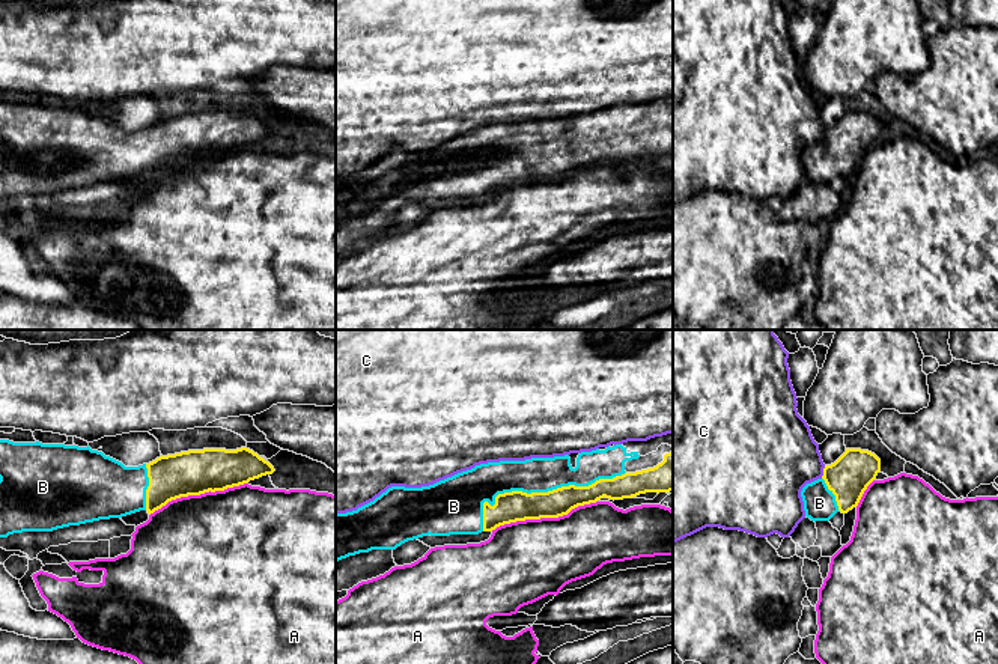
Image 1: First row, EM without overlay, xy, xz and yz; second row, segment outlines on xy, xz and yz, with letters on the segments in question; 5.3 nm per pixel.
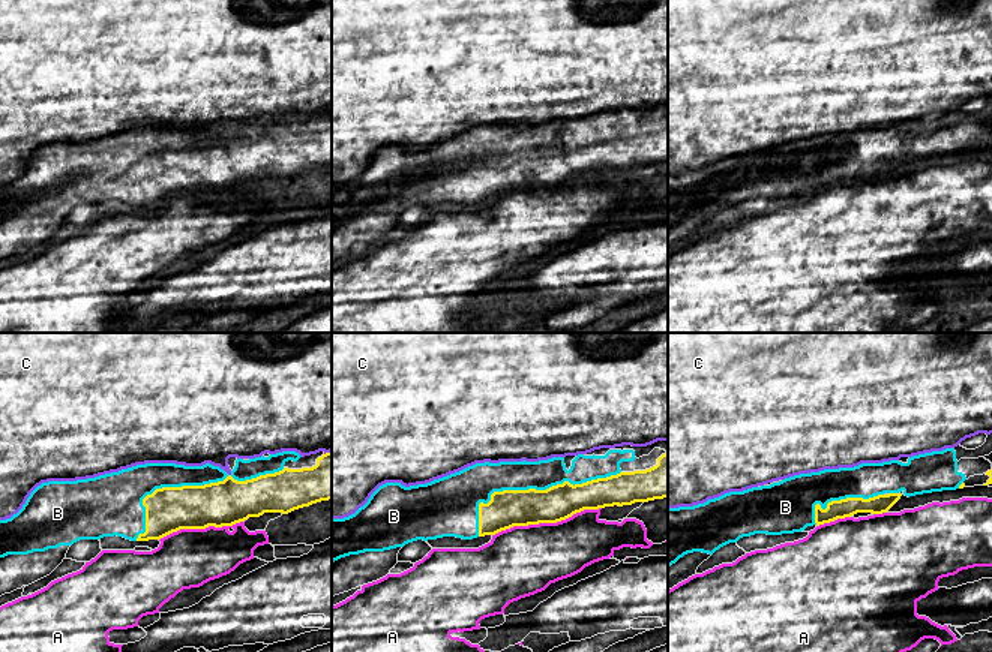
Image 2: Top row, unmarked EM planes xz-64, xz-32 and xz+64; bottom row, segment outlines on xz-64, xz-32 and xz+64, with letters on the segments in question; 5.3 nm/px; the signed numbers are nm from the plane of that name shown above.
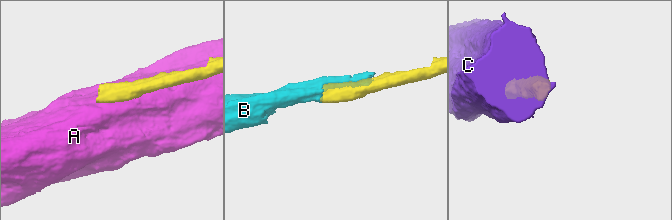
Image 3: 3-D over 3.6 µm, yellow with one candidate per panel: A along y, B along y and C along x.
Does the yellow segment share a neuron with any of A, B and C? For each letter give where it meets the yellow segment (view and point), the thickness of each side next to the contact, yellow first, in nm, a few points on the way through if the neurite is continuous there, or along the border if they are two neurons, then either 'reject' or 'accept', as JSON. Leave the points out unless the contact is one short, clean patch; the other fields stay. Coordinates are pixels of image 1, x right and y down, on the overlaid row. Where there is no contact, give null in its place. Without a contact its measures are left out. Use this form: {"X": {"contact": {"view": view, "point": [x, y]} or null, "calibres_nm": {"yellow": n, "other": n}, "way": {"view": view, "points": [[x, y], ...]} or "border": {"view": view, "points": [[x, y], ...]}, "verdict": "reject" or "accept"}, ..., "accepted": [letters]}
{"A": {"contact": {"view": "xz", "point": [544, 517]}, "calibres_nm": {"yellow": 160, "other": 420}, "verdict": "reject"}, "B": {"contact": {"view": "xz", "point": [538, 493]}, "calibres_nm": {"yellow": 160, "other": 190}, "verdict": "accept"}, "C": {"contact": {"view": "yz", "point": [824, 472]}, "calibres_nm": {"yellow": 220, "other": 400}, "verdict": "reject"}, "accepted": ["B"]}

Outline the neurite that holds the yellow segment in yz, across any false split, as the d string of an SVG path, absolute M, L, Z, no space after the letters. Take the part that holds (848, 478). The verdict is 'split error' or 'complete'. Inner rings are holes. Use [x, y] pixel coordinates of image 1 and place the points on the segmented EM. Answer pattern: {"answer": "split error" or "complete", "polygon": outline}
{"answer": "split error", "polygon": "M846 449L834 464L825 465L820 479L802 488L805 516L816 522L829 521L837 512L847 513L879 471L881 459L875 453Z"}

